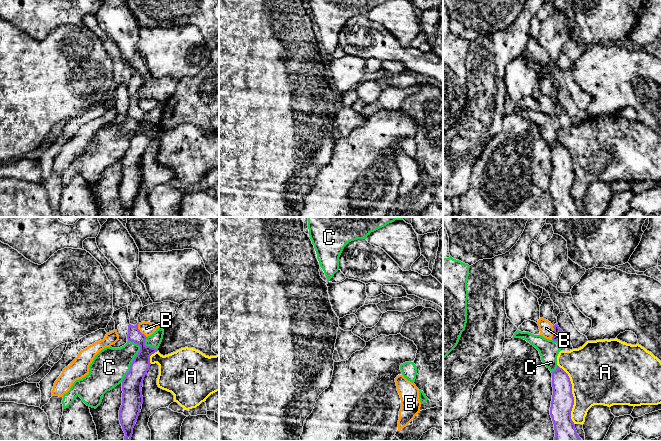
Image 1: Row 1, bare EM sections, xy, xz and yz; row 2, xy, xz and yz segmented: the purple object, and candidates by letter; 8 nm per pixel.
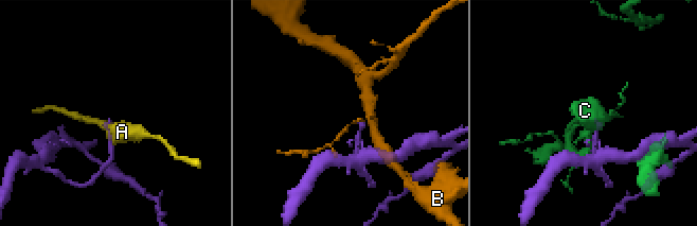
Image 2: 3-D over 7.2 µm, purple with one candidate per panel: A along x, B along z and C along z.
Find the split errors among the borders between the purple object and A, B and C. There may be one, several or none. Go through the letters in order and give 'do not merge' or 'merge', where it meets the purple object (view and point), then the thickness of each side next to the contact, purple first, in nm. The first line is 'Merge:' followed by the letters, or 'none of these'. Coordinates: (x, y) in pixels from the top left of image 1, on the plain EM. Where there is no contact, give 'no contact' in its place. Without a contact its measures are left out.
Merge: none of these
A: do not merge; contact yz (572, 171); calibres 180 and 440 nm
B: do not merge; contact xy (139, 106); calibres 130 and 110 nm
C: do not merge; contact xy (134, 135); calibres 160 and 280 nm

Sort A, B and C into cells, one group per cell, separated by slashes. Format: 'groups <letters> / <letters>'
groups A / B / C

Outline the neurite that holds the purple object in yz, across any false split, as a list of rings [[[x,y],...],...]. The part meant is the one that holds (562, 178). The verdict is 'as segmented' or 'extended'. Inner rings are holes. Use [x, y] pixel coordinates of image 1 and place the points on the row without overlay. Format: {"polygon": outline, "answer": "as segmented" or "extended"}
{"polygon": [[[559,142],[551,149],[553,171],[550,191],[555,206],[554,217],[582,217],[571,195],[574,173],[570,154]]], "answer": "as segmented"}

